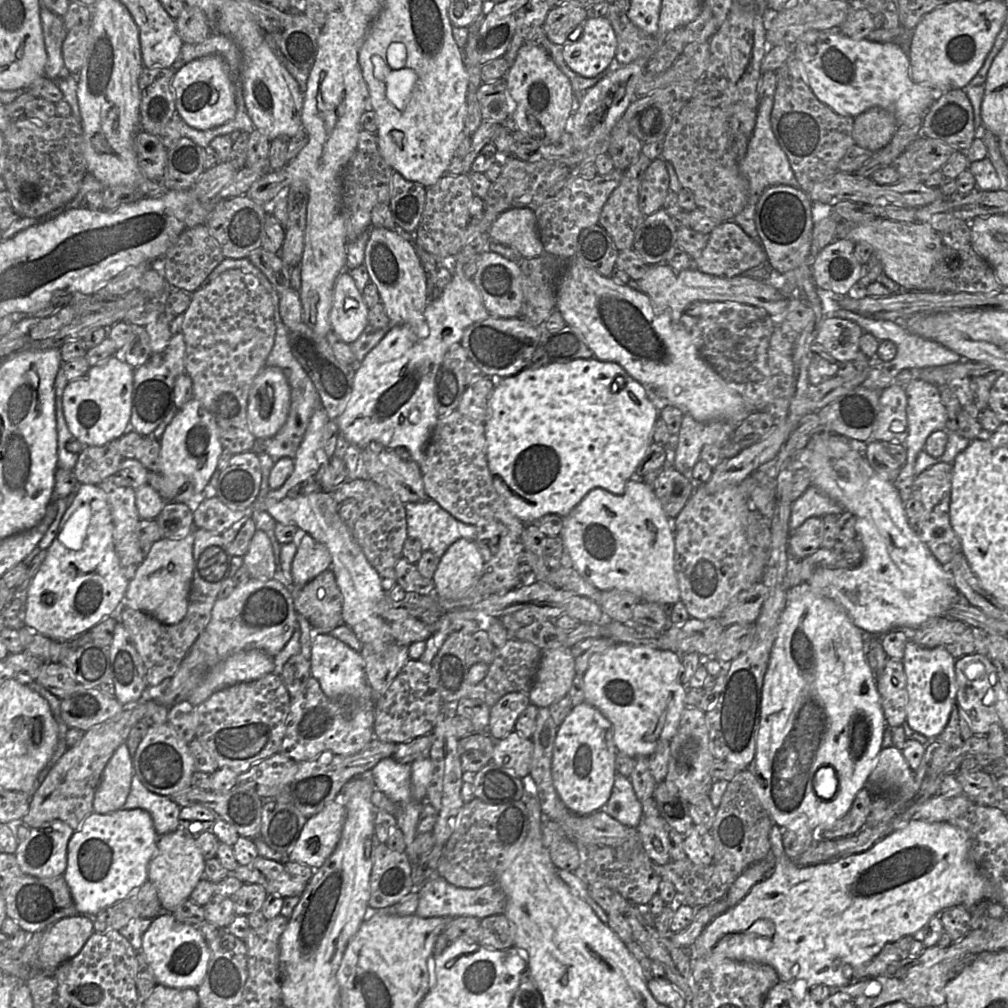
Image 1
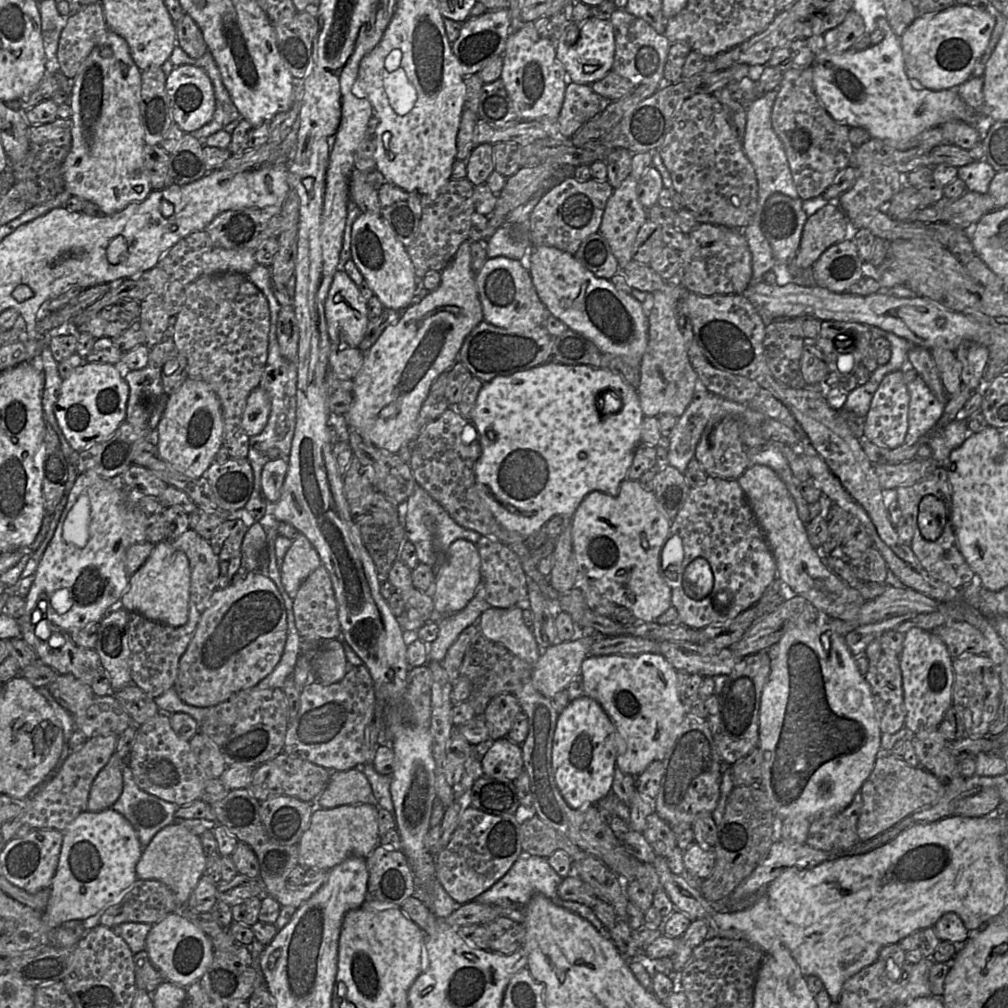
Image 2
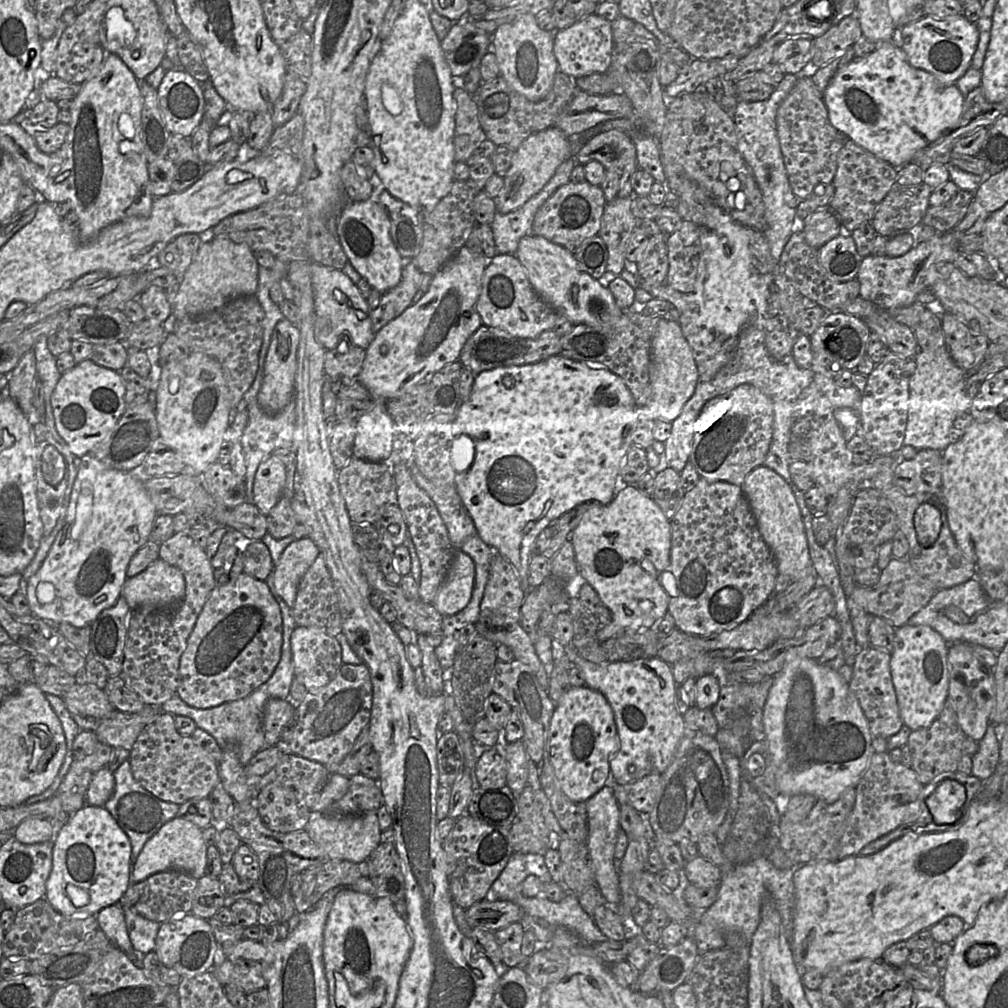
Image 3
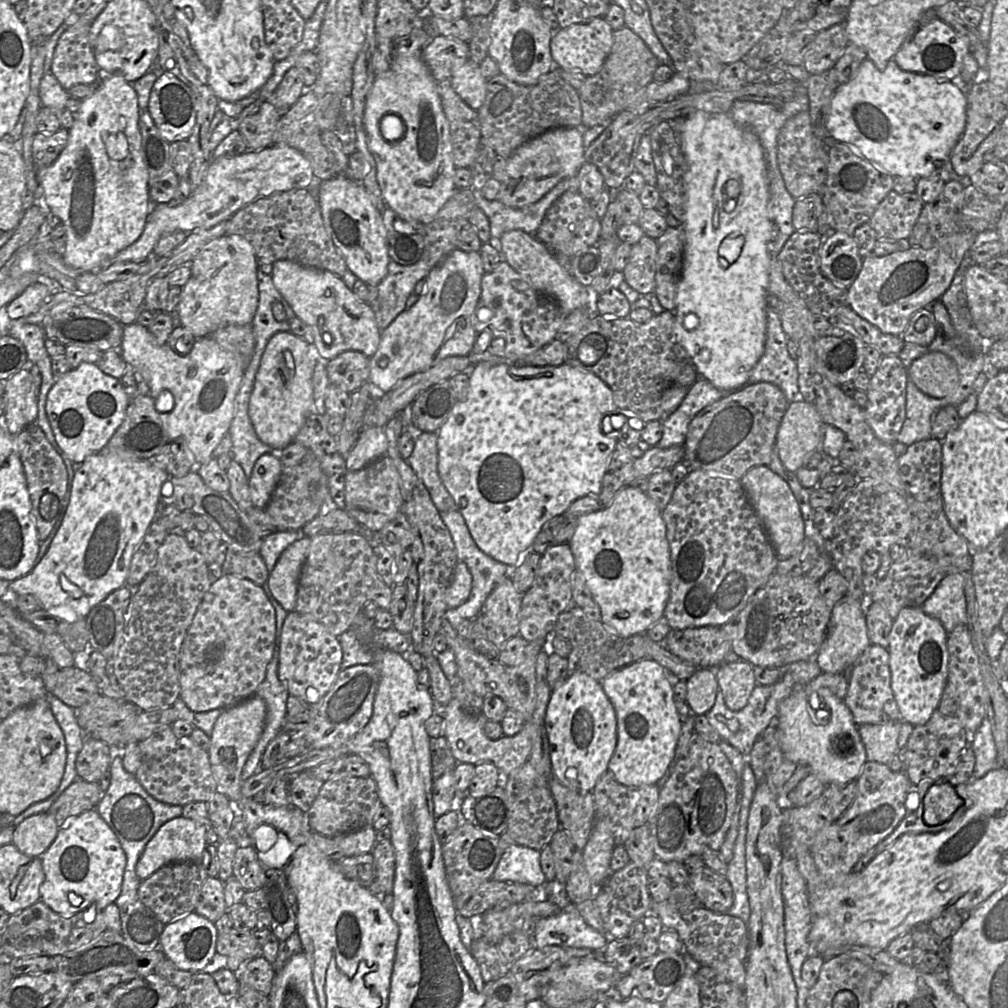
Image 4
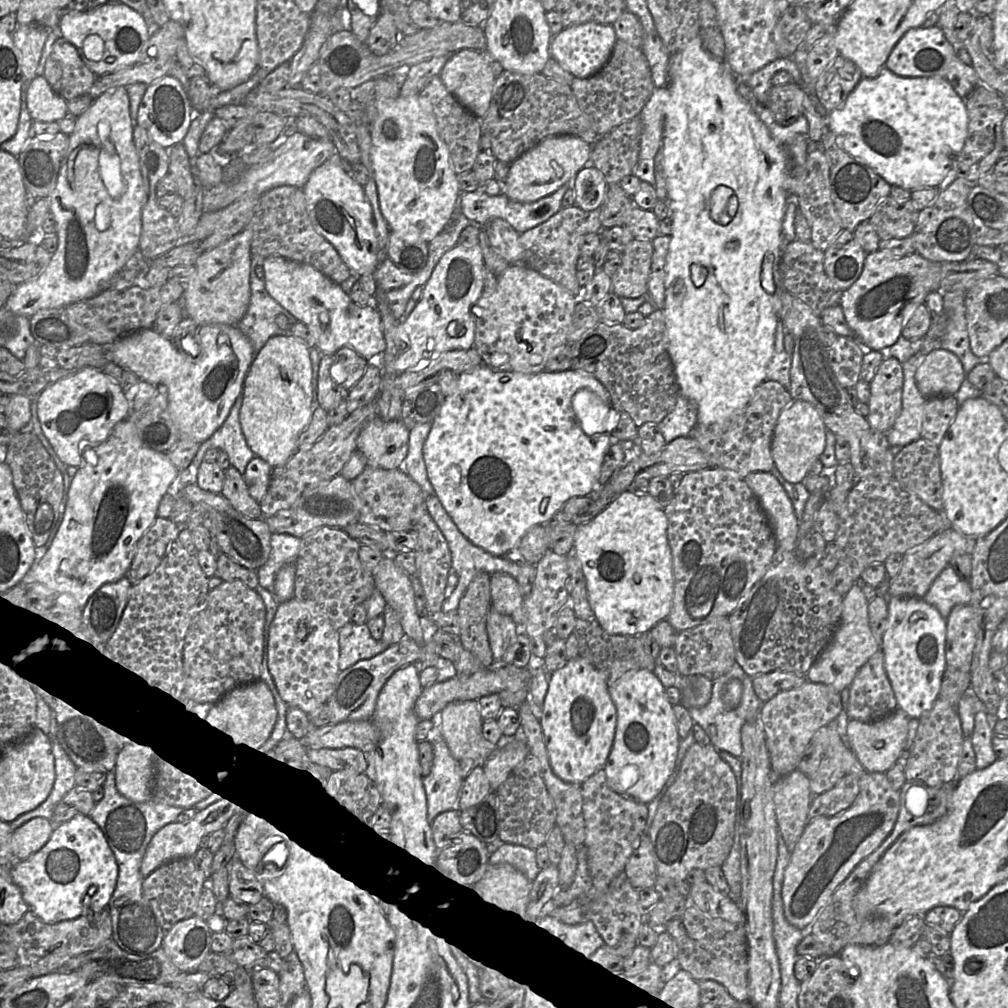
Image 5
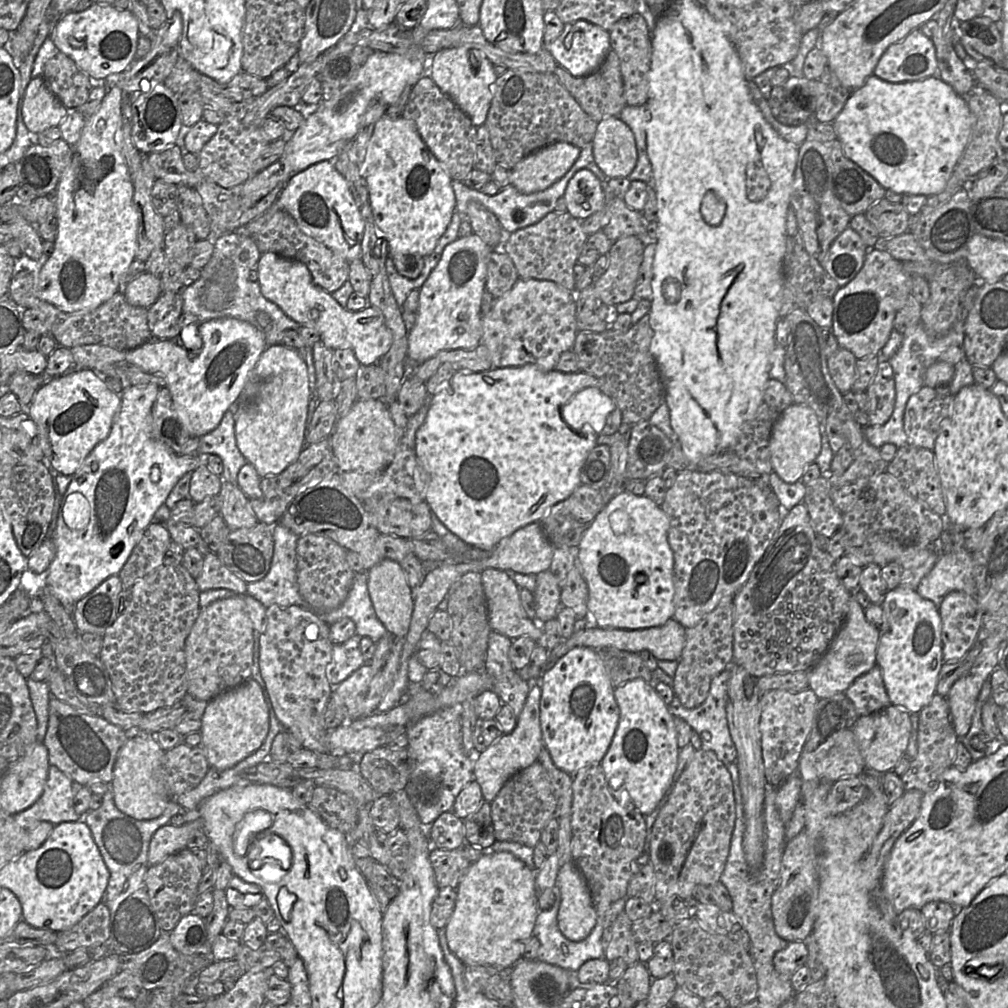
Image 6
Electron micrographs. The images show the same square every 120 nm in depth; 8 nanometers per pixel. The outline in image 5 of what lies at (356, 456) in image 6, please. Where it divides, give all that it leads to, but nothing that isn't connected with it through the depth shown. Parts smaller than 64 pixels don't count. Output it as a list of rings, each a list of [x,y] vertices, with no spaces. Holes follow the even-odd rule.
[[[375,416],[361,430],[356,450],[363,454],[367,466],[402,468],[408,452],[409,431],[401,419],[384,421]]]

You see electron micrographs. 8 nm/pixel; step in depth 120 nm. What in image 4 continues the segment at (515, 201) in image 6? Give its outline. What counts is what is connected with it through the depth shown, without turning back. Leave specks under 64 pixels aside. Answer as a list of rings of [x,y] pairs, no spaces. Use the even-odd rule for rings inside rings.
[[[568,178],[563,179],[540,200],[520,208],[506,206],[498,199],[488,200],[482,195],[482,191],[475,190],[475,205],[487,215],[490,222],[489,243],[501,253],[500,238],[503,233],[522,230],[535,234],[547,210],[568,189]]]

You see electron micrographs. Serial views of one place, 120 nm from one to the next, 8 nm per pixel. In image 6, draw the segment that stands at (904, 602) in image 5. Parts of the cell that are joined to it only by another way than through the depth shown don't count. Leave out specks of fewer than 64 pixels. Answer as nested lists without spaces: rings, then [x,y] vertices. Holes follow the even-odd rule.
[[[898,586],[888,590],[882,602],[883,626],[876,650],[876,664],[882,671],[882,679],[891,704],[909,712],[920,713],[936,694],[938,675],[943,664],[941,629],[938,608],[922,598],[916,590]]]

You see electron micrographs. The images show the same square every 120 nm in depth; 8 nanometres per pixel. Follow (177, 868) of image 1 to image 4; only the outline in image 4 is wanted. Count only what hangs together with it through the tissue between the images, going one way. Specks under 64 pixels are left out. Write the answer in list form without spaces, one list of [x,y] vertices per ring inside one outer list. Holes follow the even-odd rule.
[[[174,818],[164,823],[146,844],[136,865],[136,875],[143,881],[161,867],[173,862],[200,861],[208,845],[206,843],[207,823],[198,823],[194,820]]]

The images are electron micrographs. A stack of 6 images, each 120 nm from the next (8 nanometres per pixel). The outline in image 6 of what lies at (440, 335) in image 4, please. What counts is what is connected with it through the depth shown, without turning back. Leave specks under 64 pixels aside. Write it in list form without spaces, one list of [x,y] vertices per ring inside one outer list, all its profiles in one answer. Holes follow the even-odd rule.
[[[475,233],[459,237],[445,246],[438,264],[419,289],[416,321],[407,336],[407,356],[412,362],[422,364],[441,351],[474,349],[481,344],[481,302],[486,285],[487,257],[491,251],[493,249],[485,244]]]

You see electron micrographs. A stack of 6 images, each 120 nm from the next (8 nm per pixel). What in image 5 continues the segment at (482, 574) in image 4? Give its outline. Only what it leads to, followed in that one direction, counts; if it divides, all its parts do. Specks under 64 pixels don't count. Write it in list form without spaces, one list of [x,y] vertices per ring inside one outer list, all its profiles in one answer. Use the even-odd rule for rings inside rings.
[[[427,495],[425,505],[431,518],[434,520],[438,528],[444,535],[450,553],[451,553],[451,567],[458,576],[458,583],[451,595],[444,599],[441,610],[445,613],[456,612],[459,601],[464,595],[468,585],[473,580],[476,574],[480,572],[492,575],[494,573],[506,573],[513,577],[517,577],[520,572],[520,563],[516,558],[494,556],[482,548],[474,545],[469,541],[458,529],[450,515],[447,513],[439,499],[435,495]]]

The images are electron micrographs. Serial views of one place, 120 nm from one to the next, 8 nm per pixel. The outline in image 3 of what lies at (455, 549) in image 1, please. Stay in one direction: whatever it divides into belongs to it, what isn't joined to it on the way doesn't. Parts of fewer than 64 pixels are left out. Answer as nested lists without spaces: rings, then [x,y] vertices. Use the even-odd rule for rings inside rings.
[[[457,549],[433,602],[434,607],[443,616],[457,614],[470,602],[474,584],[475,563],[468,554]]]

